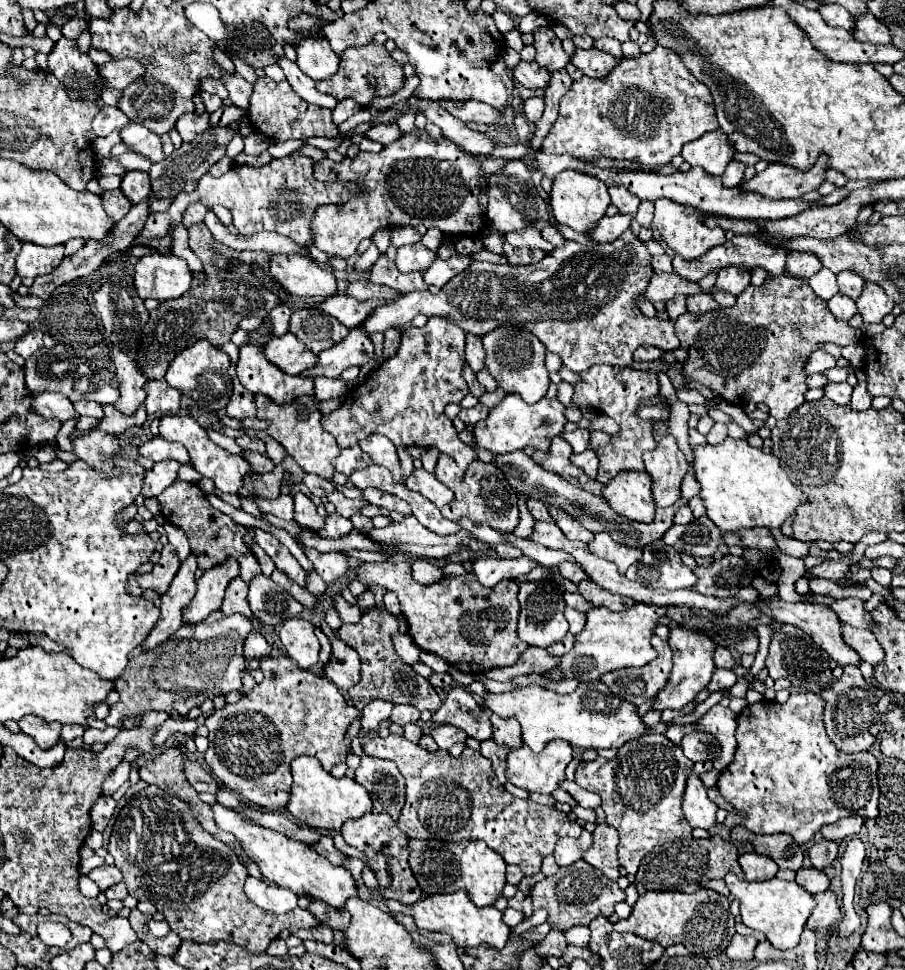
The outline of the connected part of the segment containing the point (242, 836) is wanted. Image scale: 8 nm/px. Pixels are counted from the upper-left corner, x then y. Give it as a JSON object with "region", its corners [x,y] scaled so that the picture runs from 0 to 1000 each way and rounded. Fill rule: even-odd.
{"region":[[[236,828],[234,836],[236,836],[239,851],[245,857],[254,857],[263,865],[263,869],[267,871],[272,881],[287,894],[287,900],[296,908],[303,908],[309,914],[323,916],[327,923],[340,921],[340,923],[345,923],[345,927],[356,927],[369,937],[378,937],[385,925],[396,923],[393,910],[391,910],[387,898],[380,894],[367,892],[362,886],[351,881],[343,871],[323,867],[316,861],[309,861],[307,857],[301,857],[296,853],[287,853],[285,848],[278,848],[278,844],[270,844],[270,840],[265,840],[263,836],[259,836],[254,832],[248,832],[243,828]]]}

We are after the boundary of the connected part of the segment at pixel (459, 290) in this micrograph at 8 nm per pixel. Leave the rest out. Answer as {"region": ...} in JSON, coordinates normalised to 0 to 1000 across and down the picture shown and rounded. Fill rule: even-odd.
{"region":[[[694,236],[676,251],[643,253],[625,248],[588,273],[522,269],[517,279],[499,286],[484,304],[477,304],[475,300],[449,302],[438,312],[415,319],[398,337],[407,343],[424,343],[453,333],[460,325],[491,325],[495,333],[526,347],[535,347],[548,337],[581,339],[634,385],[643,385],[659,374],[690,378],[696,376],[696,366],[705,356],[723,356],[734,362],[751,358],[751,352],[745,345],[745,331],[714,327],[698,314],[701,306],[714,298],[718,288],[718,261],[712,248]]]}

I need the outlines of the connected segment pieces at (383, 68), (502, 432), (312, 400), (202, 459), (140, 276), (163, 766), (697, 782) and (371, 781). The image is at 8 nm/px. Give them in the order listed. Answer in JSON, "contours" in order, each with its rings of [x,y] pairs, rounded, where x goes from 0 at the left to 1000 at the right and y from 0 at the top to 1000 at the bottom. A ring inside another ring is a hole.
{"contours":[[[[407,44],[402,48],[385,48],[378,59],[376,59],[376,71],[371,77],[367,77],[367,81],[358,81],[358,84],[349,84],[349,92],[354,96],[362,96],[367,100],[371,100],[373,104],[389,100],[396,106],[404,108],[411,100],[420,98],[420,100],[430,100],[441,94],[448,85],[448,77],[444,68],[439,65],[431,55],[418,44]],[[407,79],[415,81],[415,90],[407,90]]],[[[564,405],[555,411],[555,415],[550,420],[541,422],[541,428],[535,434],[526,436],[524,451],[530,461],[535,461],[544,467],[564,467],[564,465],[579,463],[579,461],[606,465],[610,451],[619,448],[628,434],[623,424],[625,424],[625,420],[617,411],[599,409],[594,415],[583,418],[575,411],[575,407]]],[[[281,407],[281,415],[285,422],[285,430],[287,432],[296,432],[298,440],[294,442],[294,446],[305,453],[318,469],[325,471],[325,475],[338,486],[338,488],[349,488],[358,494],[367,494],[369,490],[369,471],[373,471],[376,463],[371,453],[356,442],[354,432],[354,413],[349,413],[349,409],[345,407],[336,407],[336,411],[327,411],[327,415],[318,415],[314,420],[305,420],[305,415],[301,415],[294,407]]],[[[181,428],[177,432],[177,451],[183,455],[197,455],[208,463],[208,469],[212,473],[214,484],[223,490],[236,496],[239,504],[245,508],[263,508],[265,500],[267,500],[267,492],[276,486],[276,479],[265,471],[265,469],[256,469],[250,463],[241,461],[239,457],[234,457],[230,453],[230,446],[225,440],[221,440],[210,428]]],[[[161,263],[152,267],[148,294],[155,308],[194,308],[210,298],[212,279],[208,271],[192,263]]],[[[194,770],[183,772],[168,785],[159,785],[159,787],[155,785],[152,797],[155,803],[159,803],[161,807],[175,809],[177,813],[186,815],[188,820],[194,820],[208,830],[219,826],[217,813],[208,807],[203,799],[203,782]]],[[[767,787],[767,793],[758,805],[758,818],[756,818],[756,842],[760,844],[762,853],[776,853],[776,855],[787,855],[793,851],[791,846],[791,836],[793,830],[782,824],[780,820],[780,809],[776,807],[773,799],[785,795],[787,787]]],[[[400,776],[391,805],[409,818],[415,838],[429,838],[433,844],[440,844],[446,832],[446,801],[435,785]]]]}

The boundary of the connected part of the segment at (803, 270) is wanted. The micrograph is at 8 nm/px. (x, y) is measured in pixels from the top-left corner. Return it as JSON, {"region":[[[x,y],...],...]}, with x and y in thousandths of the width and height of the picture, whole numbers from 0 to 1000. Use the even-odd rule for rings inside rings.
{"region":[[[875,259],[871,263],[869,277],[875,279],[875,284],[880,284],[884,288],[895,288],[897,284],[902,284],[902,279],[908,277],[908,271],[906,271],[906,267],[902,267],[902,263],[897,263],[893,259]]]}

